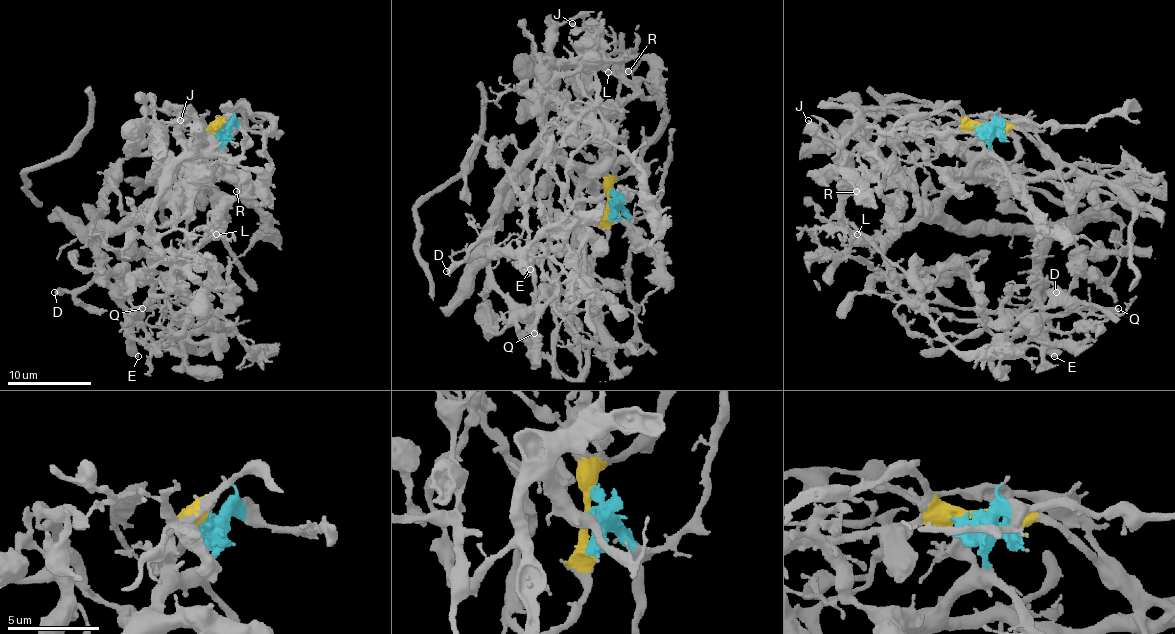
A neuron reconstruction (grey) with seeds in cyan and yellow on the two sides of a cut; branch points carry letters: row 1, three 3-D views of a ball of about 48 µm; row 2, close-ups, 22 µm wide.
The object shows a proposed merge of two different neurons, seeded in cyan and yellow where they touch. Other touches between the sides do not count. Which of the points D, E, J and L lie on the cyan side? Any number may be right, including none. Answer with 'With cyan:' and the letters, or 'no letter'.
With cyan: D, E, J, L

